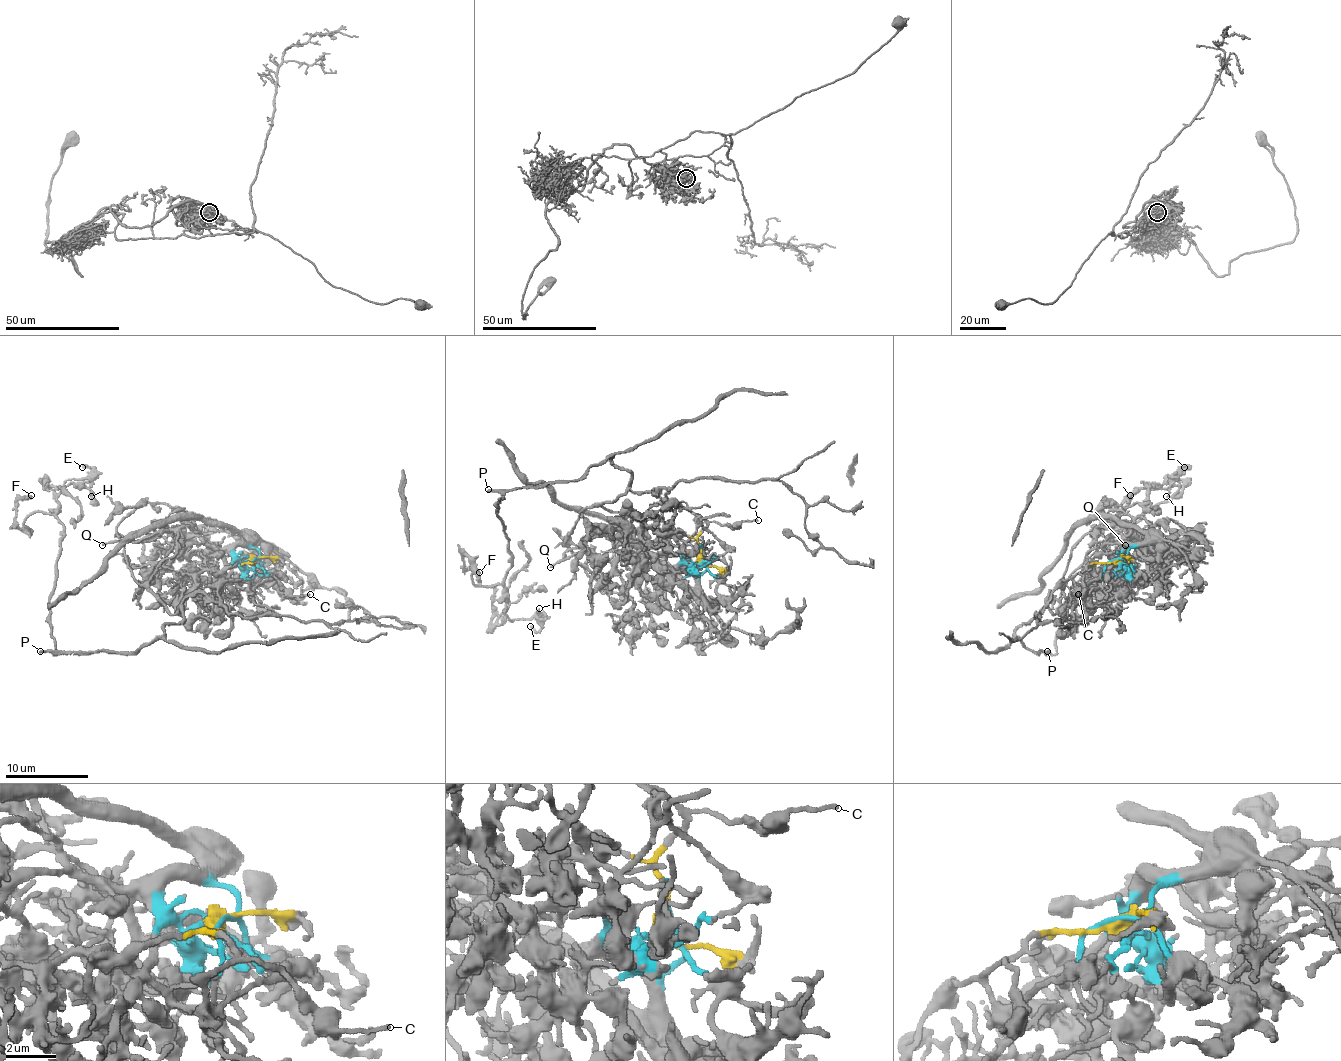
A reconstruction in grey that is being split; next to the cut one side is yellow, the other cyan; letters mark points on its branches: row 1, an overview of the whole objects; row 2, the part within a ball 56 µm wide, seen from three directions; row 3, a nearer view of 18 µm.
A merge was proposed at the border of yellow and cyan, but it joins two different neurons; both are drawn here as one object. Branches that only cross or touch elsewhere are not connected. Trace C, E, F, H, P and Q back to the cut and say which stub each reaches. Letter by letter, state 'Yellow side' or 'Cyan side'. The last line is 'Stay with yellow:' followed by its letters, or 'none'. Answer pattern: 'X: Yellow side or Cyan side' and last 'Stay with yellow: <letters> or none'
C: Yellow side
E: Yellow side
F: Yellow side
H: Yellow side
P: Yellow side
Q: Cyan side
Stay with yellow: C, E, F, H, P

